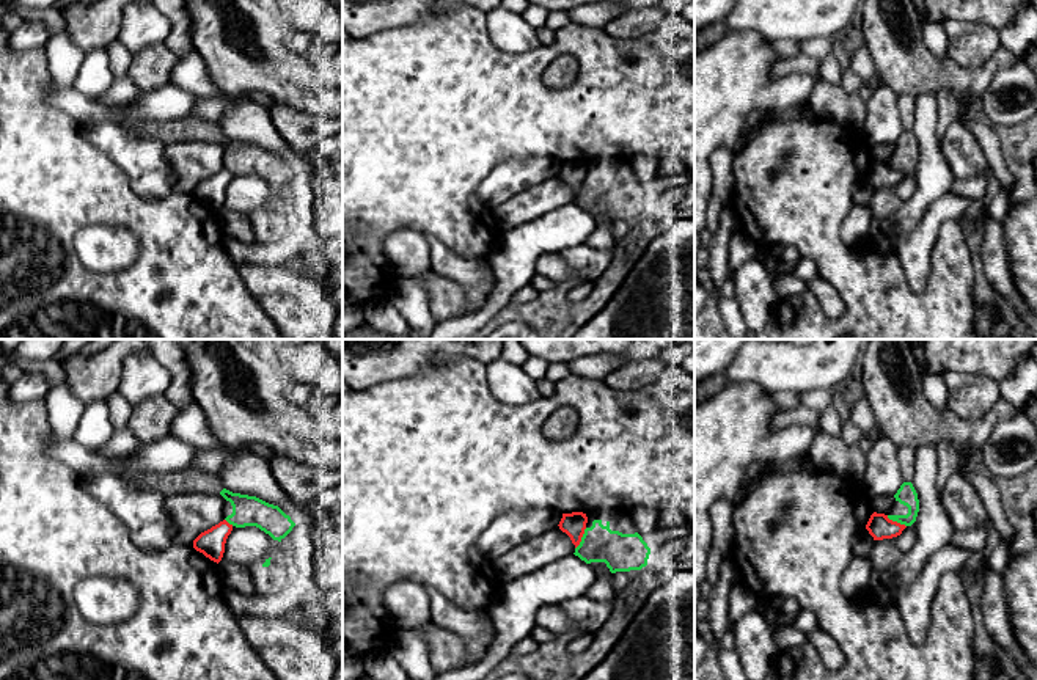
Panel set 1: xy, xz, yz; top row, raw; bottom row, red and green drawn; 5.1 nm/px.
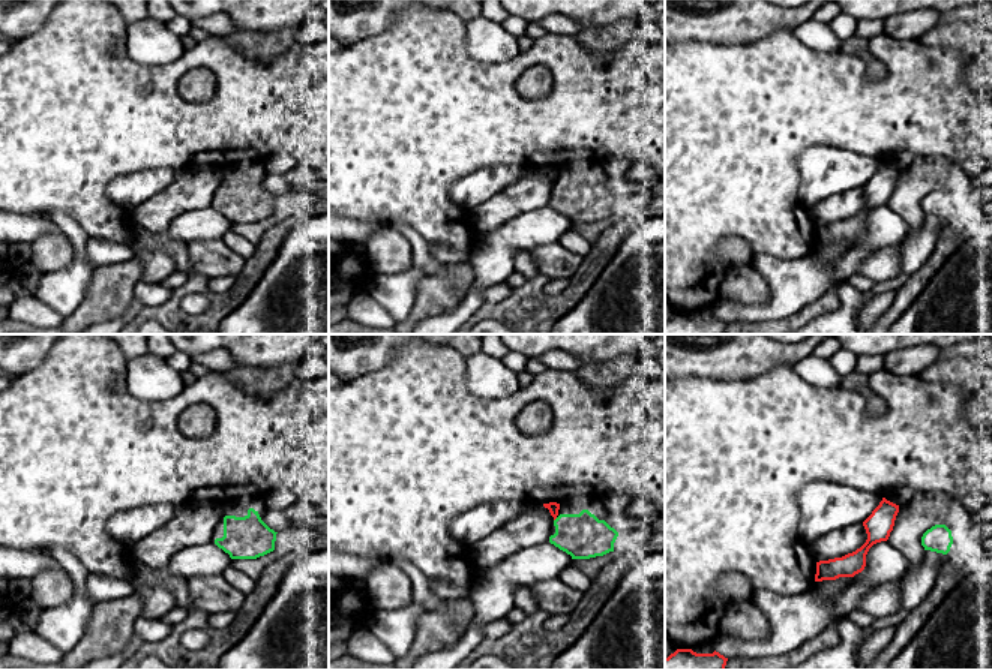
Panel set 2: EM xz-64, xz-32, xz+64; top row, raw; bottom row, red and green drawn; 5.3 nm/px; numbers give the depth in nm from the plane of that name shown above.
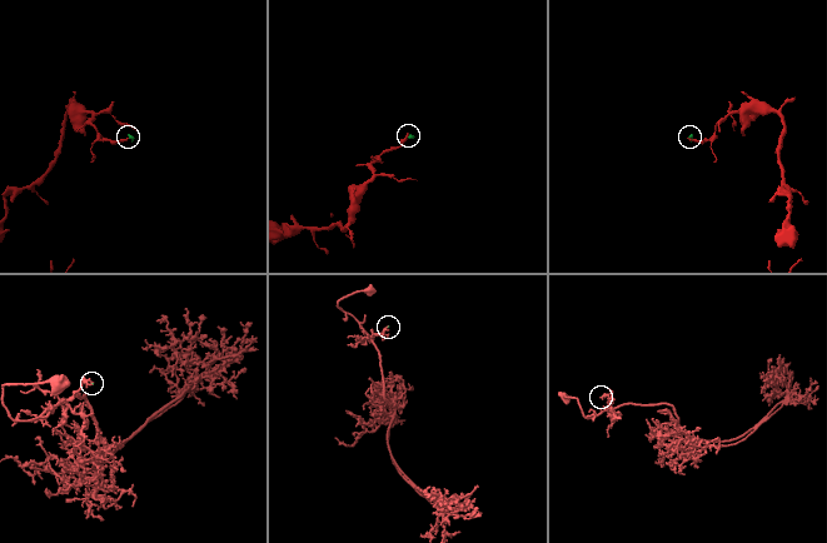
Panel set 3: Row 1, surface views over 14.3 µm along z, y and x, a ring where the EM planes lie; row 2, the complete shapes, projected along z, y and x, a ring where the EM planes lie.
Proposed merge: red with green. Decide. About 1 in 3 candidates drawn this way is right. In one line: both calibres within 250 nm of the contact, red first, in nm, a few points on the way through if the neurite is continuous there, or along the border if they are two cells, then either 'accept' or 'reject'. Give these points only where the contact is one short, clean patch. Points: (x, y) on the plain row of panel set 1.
120 nm thick on the red side, 190 nm on the other; border along xz (586, 176), (575, 197); reject

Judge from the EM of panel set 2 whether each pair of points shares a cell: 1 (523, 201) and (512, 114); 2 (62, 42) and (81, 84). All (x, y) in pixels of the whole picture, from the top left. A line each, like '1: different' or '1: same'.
1: different
2: same

